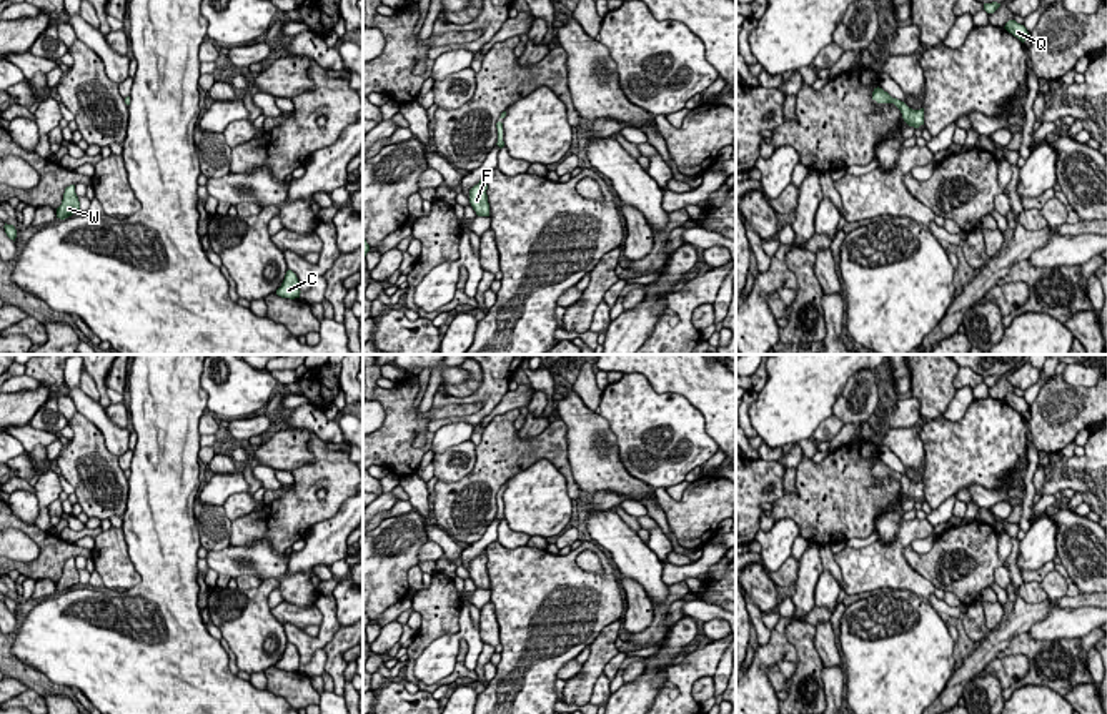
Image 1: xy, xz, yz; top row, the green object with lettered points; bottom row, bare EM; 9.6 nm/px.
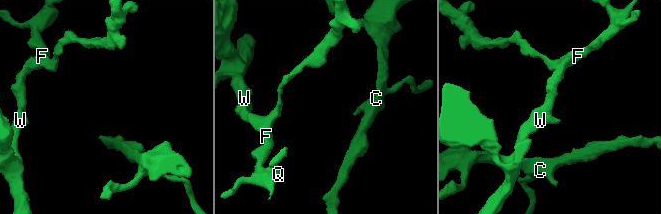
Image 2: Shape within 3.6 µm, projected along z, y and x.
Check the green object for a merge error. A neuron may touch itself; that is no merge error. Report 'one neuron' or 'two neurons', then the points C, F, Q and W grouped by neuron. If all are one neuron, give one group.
two neurons | C / F Q W

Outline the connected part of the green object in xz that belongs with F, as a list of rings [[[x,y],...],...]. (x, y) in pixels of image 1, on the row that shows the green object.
[[[486,178],[479,180],[479,183],[469,190],[469,203],[478,216],[489,216],[486,190],[488,190]]]

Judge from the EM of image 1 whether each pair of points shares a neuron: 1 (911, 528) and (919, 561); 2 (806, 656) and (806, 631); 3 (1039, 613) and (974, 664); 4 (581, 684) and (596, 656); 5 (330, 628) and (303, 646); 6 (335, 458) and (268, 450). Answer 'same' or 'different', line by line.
1: different
2: same
3: same
4: same
5: same
6: different

